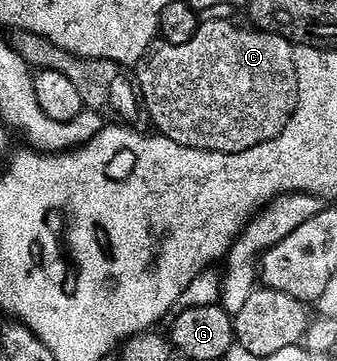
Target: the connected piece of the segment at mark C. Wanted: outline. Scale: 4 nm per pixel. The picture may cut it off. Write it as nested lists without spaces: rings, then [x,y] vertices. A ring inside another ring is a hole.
[[[232,21],[206,22],[201,24],[198,35],[194,35],[194,39],[190,39],[190,43],[182,43],[181,45],[166,43],[163,39],[157,40],[134,67],[134,81],[138,86],[138,96],[146,113],[148,109],[149,119],[156,124],[155,132],[159,136],[191,149],[214,151],[215,153],[241,153],[242,151],[250,151],[250,147],[258,147],[262,143],[282,135],[282,131],[290,123],[298,103],[298,71],[294,67],[296,49],[291,41],[287,41],[285,37],[279,37],[277,33],[262,33],[252,27],[239,29],[236,25],[238,24]]]

